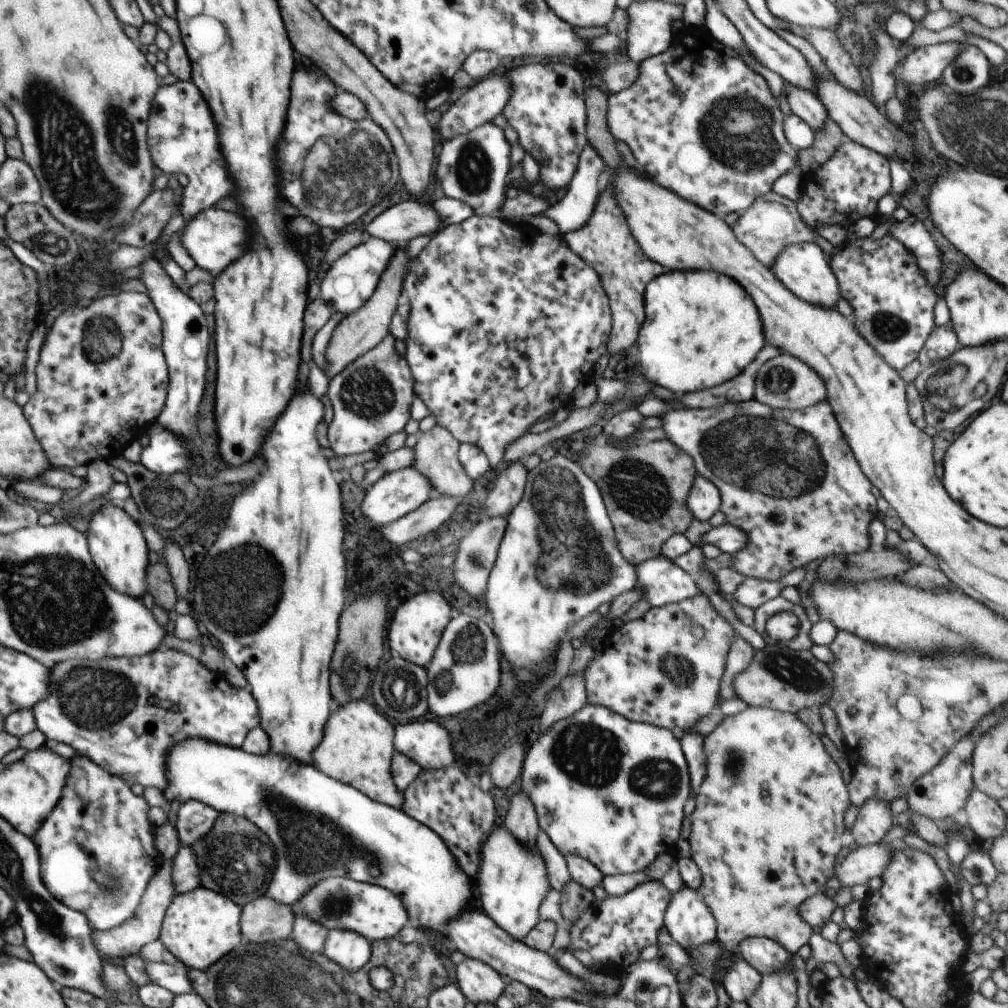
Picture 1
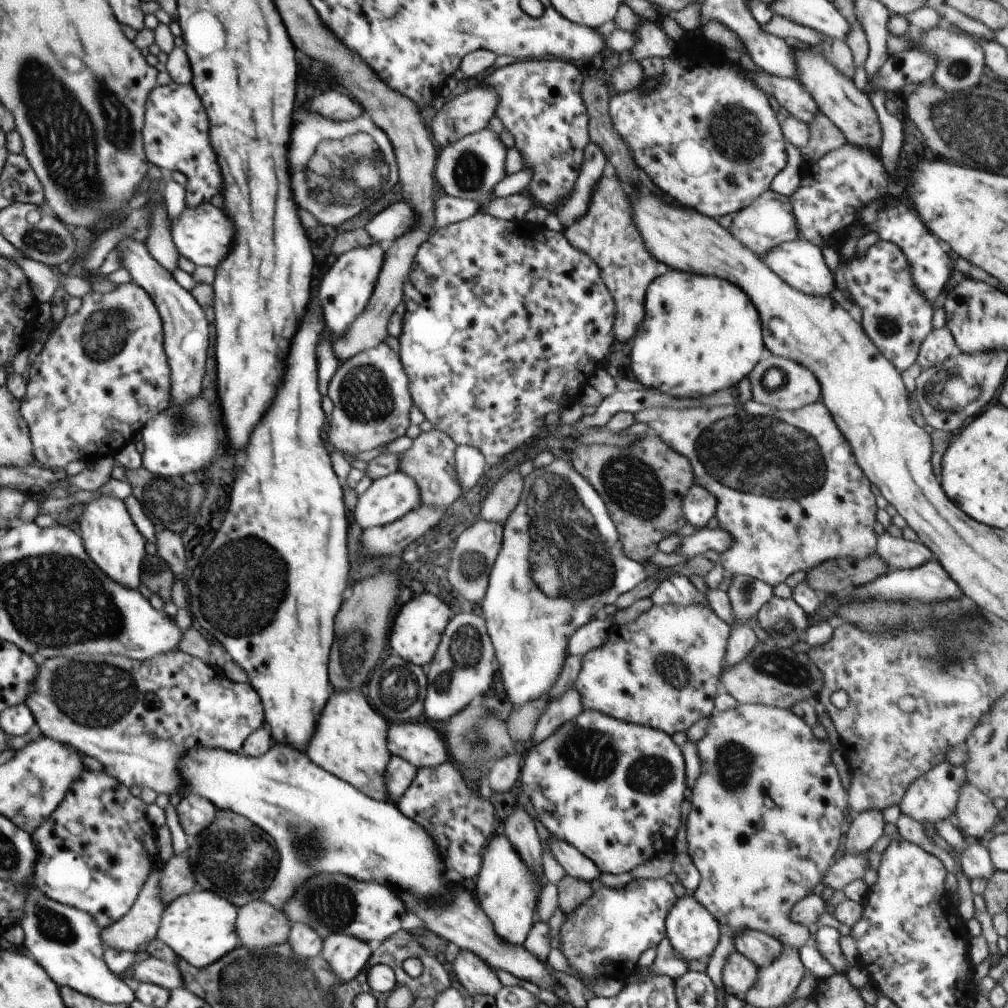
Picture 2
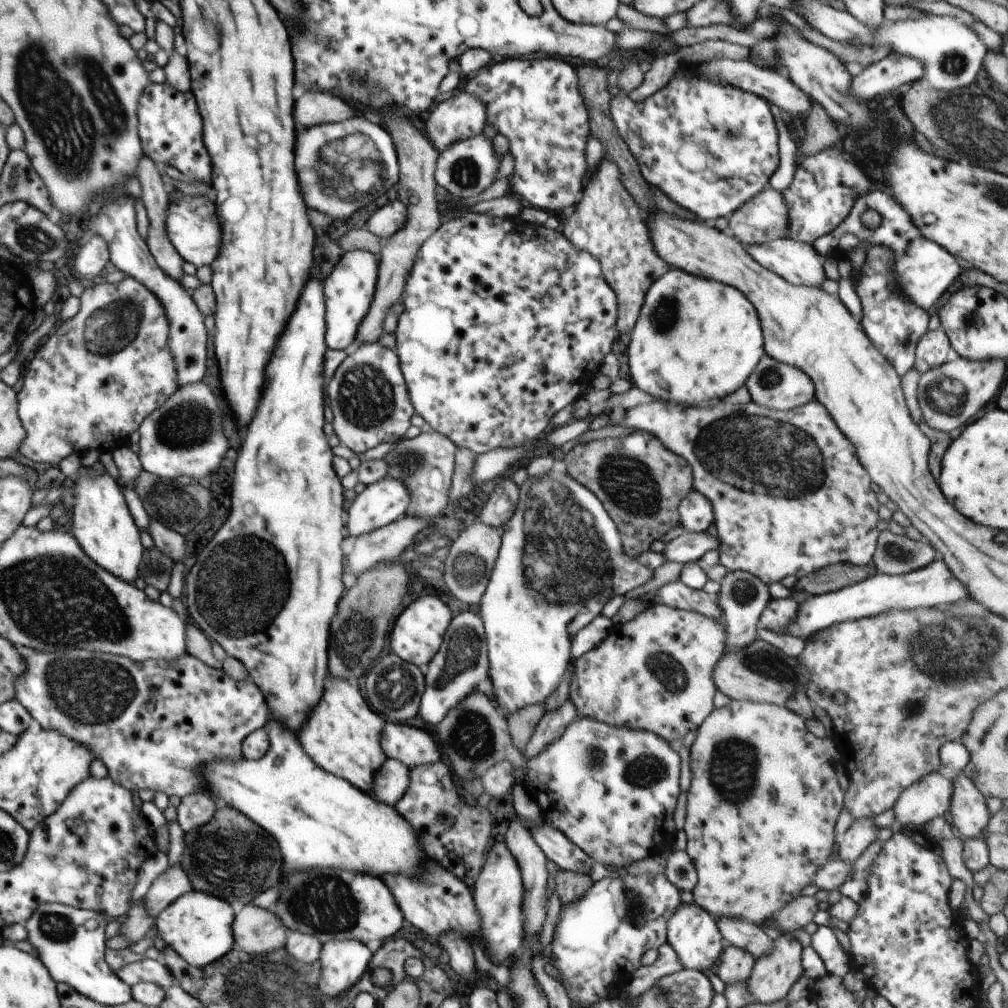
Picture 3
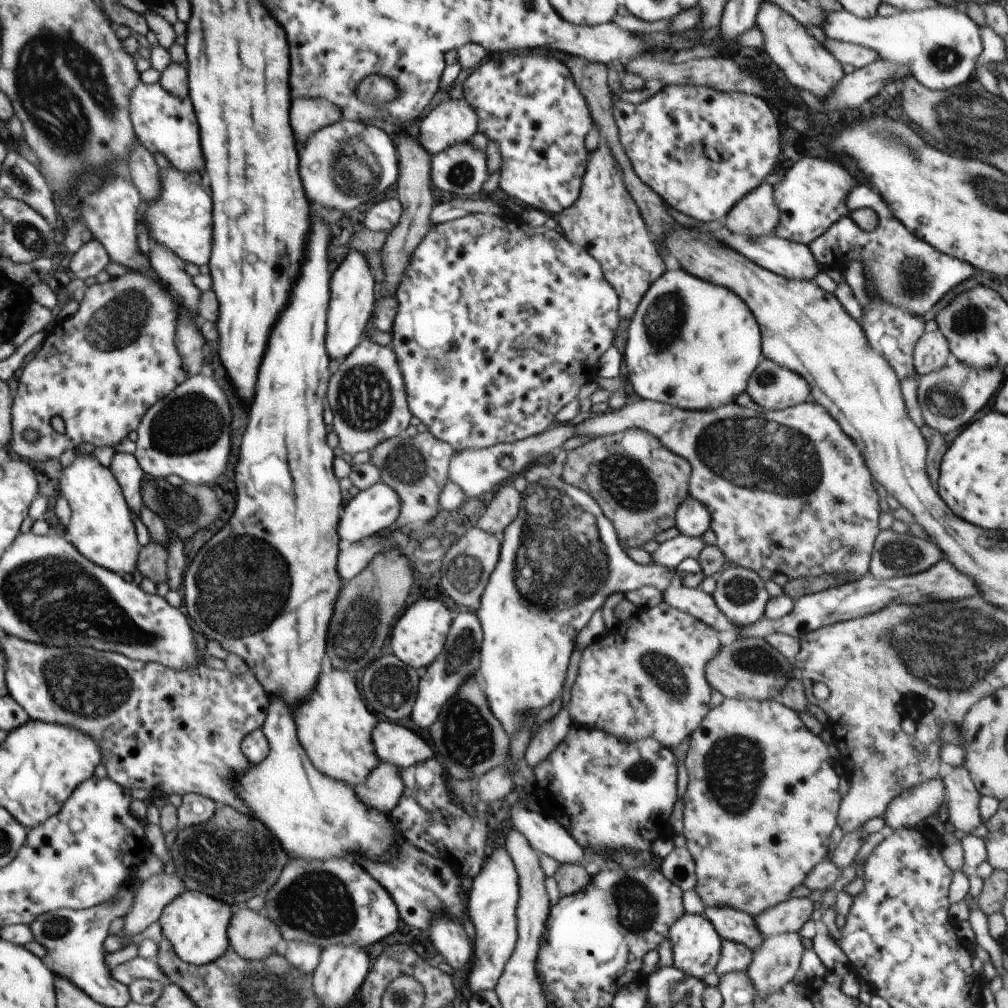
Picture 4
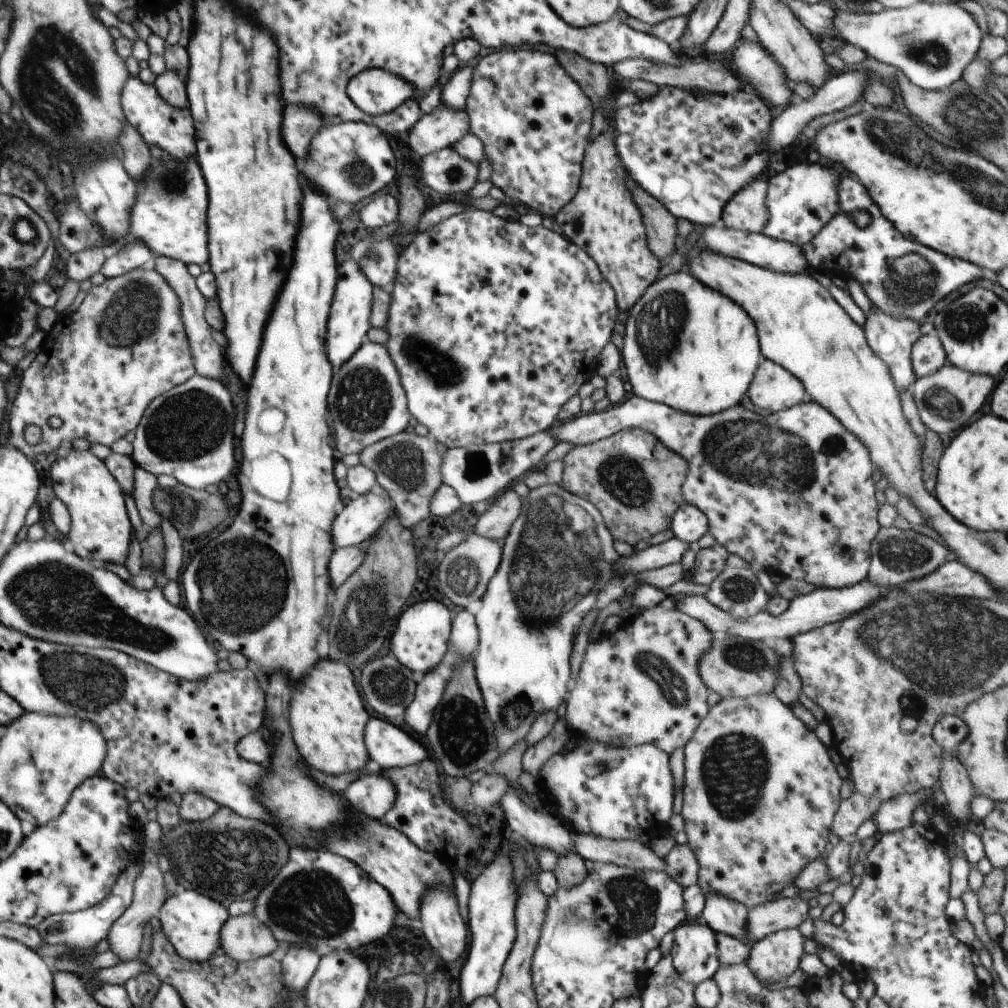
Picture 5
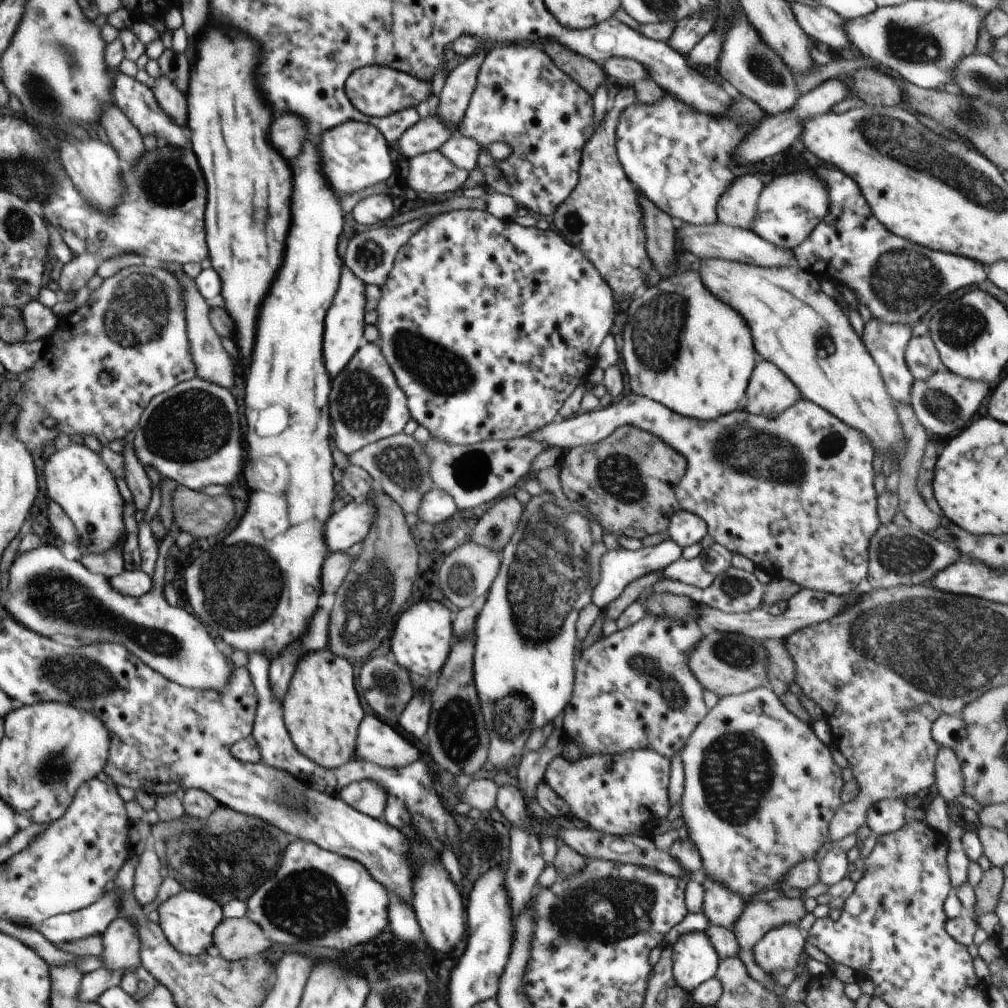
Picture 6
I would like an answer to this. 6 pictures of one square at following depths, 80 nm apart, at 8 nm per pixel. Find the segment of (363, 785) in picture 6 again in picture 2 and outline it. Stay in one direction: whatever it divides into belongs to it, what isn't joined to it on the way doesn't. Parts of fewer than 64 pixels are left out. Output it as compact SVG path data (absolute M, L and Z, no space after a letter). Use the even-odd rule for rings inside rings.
M391 756L388 766L386 766L386 772L384 772L384 786L386 786L386 794L388 794L386 801L397 802L412 784L416 772L417 769L404 758Z

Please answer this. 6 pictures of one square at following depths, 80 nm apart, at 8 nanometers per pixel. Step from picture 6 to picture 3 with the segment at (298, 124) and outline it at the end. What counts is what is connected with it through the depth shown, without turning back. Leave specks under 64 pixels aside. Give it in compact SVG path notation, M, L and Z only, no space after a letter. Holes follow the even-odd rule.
M307 90L296 104L296 118L306 127L320 123L339 123L356 114L344 99L321 90Z

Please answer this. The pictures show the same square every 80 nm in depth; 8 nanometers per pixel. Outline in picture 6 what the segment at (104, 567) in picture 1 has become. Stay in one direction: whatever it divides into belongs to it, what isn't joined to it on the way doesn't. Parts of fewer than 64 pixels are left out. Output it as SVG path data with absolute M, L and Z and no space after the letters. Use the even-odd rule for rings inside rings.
M70 442L64 450L56 450L46 459L44 480L48 496L56 502L72 520L80 538L75 550L79 557L103 554L120 544L124 536L124 500L112 472L103 462L102 456L86 444Z

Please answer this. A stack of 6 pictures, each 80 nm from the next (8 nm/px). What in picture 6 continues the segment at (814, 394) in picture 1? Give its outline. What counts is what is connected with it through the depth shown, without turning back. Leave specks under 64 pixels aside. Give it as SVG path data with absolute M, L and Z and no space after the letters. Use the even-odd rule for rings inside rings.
M759 359L748 382L745 405L742 408L752 416L780 415L800 398L800 390L776 368L764 359Z

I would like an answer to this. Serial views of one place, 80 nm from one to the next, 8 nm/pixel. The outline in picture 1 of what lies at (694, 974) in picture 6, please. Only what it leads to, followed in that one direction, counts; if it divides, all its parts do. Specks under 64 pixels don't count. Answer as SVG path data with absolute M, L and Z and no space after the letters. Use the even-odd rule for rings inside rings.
M684 887L672 896L666 910L664 927L673 939L673 943L679 944L686 951L717 941L716 920L708 906L704 904L702 896L692 888Z

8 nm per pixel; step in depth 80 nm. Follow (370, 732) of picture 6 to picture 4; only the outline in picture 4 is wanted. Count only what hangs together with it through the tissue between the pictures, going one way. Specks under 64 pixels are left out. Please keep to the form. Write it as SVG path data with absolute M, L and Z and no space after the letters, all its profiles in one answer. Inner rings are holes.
M378 721L372 731L372 740L376 754L381 762L392 763L400 769L410 768L411 766L426 762L428 759L435 758L435 752L430 748L428 742L411 729L400 726L400 724L394 724L393 721Z

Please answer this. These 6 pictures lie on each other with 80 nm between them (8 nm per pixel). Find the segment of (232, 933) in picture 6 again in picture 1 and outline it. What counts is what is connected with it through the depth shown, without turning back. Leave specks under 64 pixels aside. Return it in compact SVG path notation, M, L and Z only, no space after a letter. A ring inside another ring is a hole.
M265 895L252 900L252 902L242 907L242 914L240 914L240 932L242 932L244 940L250 942L250 944L278 942L291 937L294 920L295 916L290 906L278 904L278 902L270 900Z

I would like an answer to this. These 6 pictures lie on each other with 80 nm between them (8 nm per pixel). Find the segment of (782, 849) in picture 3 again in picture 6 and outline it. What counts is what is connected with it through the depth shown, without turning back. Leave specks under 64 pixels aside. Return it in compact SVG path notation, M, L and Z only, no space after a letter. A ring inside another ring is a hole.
M769 681L764 686L758 686L755 690L750 690L745 694L720 698L718 704L708 711L706 717L690 734L690 738L682 748L680 757L684 766L684 794L682 794L681 817L686 823L688 837L698 848L702 860L702 869L710 880L726 884L726 888L736 892L744 902L750 902L756 892L770 890L777 882L783 882L788 870L794 868L802 860L814 859L814 854L829 841L830 822L842 805L840 792L845 784L842 779L842 770L834 762L829 748L814 734L811 724L803 722L784 708L784 704L772 691Z

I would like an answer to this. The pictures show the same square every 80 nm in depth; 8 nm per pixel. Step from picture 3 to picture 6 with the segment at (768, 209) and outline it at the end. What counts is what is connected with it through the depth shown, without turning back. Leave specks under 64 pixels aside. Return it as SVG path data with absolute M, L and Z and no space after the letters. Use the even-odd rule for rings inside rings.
M745 173L736 178L720 196L716 214L721 224L750 229L756 218L756 204L762 190L762 180L756 175Z

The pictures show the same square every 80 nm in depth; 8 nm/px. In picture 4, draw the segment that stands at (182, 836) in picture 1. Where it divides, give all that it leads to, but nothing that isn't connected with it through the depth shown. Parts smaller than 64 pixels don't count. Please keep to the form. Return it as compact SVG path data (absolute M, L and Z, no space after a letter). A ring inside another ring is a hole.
M188 793L182 796L182 804L177 808L178 829L190 828L211 820L219 807L211 798Z

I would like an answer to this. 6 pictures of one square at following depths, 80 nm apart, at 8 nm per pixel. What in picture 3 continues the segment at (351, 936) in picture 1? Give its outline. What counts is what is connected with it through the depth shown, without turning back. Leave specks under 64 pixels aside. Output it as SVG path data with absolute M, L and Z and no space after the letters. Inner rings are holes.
M332 940L321 948L320 991L328 997L340 997L360 977L370 971L369 962L373 953L357 940Z

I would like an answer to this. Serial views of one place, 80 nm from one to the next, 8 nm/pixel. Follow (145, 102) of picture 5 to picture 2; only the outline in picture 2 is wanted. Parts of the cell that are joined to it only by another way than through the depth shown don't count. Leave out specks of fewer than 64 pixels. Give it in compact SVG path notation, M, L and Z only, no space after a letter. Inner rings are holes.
M171 82L157 85L148 94L144 110L142 138L147 160L164 170L178 171L188 178L187 206L194 208L203 201L209 202L222 192L222 174L216 162L216 154L208 138L208 116L191 84L186 86Z

